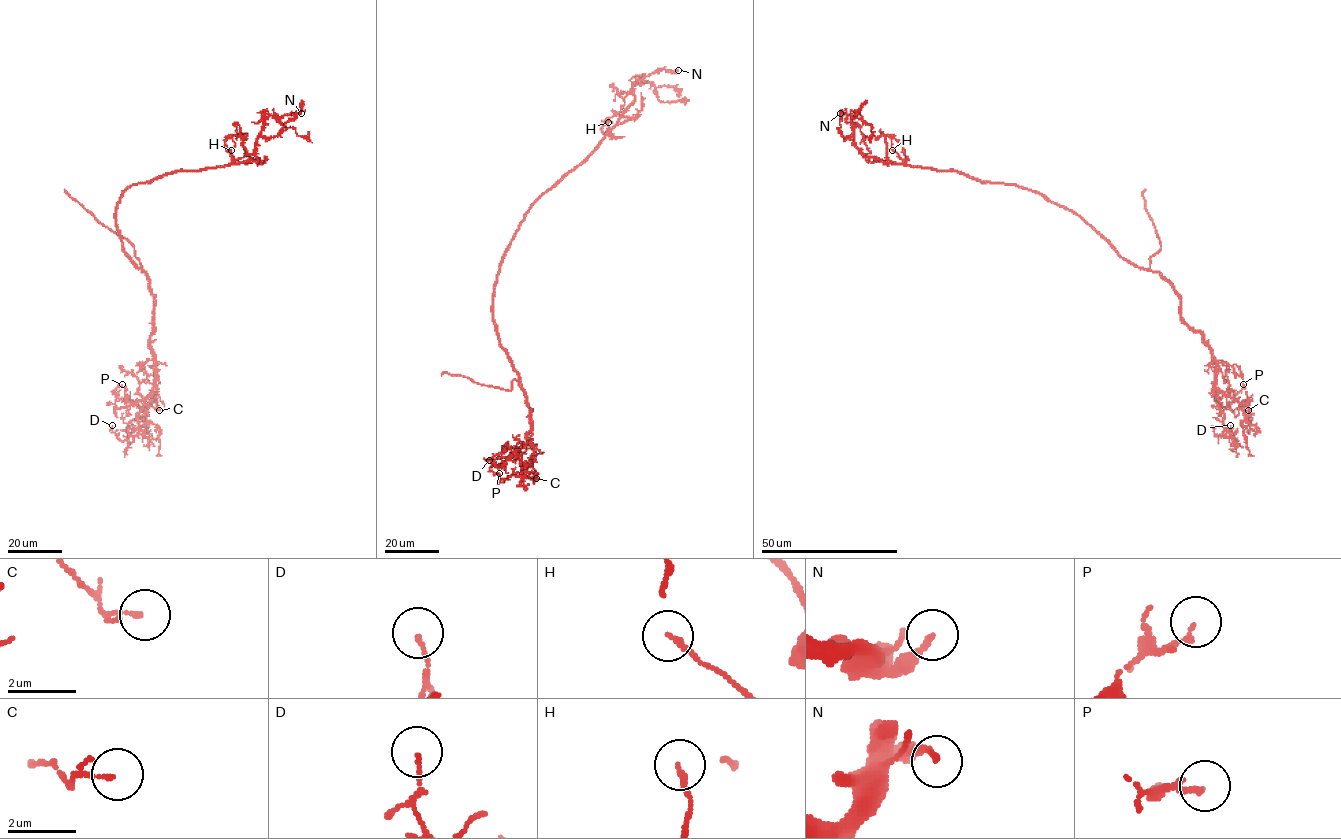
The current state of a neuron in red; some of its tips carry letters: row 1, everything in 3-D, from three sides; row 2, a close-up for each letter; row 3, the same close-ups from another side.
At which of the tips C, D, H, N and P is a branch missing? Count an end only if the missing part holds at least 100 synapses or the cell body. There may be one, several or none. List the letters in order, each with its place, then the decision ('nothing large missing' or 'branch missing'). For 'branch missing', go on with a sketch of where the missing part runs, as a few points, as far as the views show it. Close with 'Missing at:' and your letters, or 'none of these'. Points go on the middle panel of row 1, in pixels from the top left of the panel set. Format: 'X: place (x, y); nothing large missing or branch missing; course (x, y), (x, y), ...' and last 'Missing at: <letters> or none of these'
C: place (536, 478); nothing large missing
D: place (489, 460); nothing large missing
H: place (608, 122); nothing large missing
N: place (678, 70); nothing large missing
P: place (499, 473); nothing large missing
Missing at: none of these

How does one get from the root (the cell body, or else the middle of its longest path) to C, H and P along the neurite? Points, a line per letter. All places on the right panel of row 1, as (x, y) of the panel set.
C: (1056, 204), (1171, 285), (1180, 316), (1203, 336), (1216, 363), (1216, 386), (1248, 410)
H: (1056, 204), (1018, 186), (892, 163), (887, 135), (902, 146), (905, 159), (892, 150)
P: (1056, 204), (1171, 285), (1180, 316), (1203, 336), (1216, 363), (1214, 396), (1223, 407), (1243, 384)

